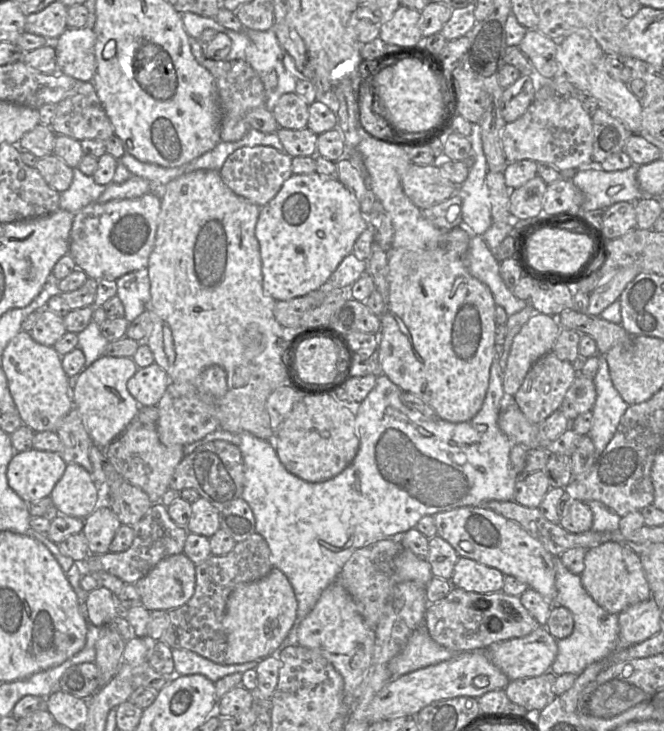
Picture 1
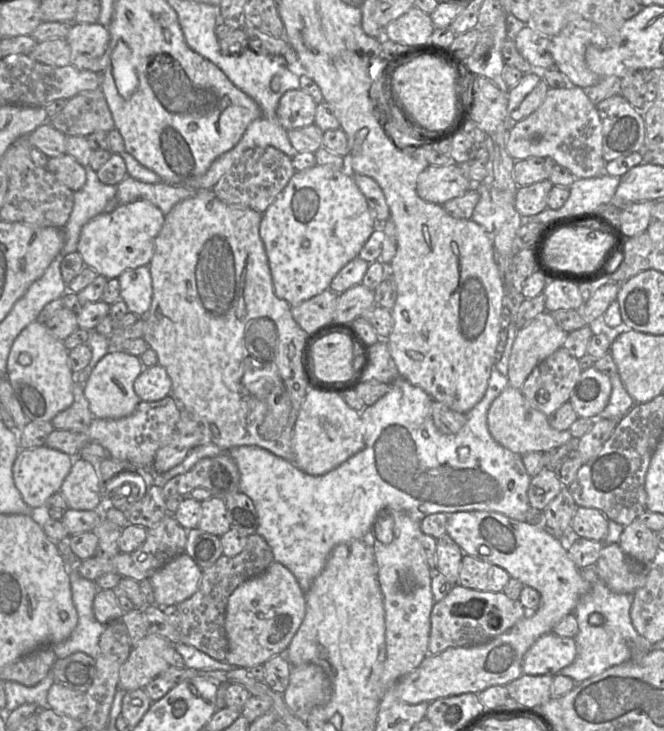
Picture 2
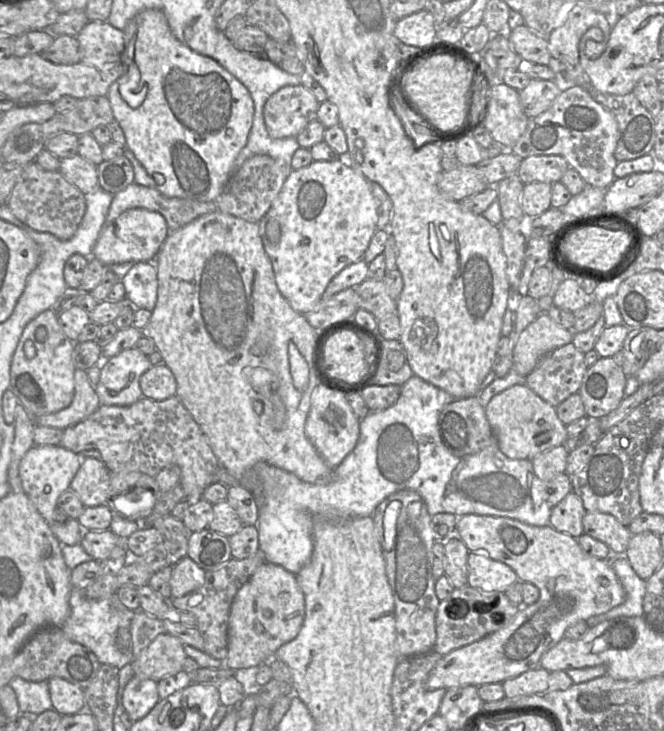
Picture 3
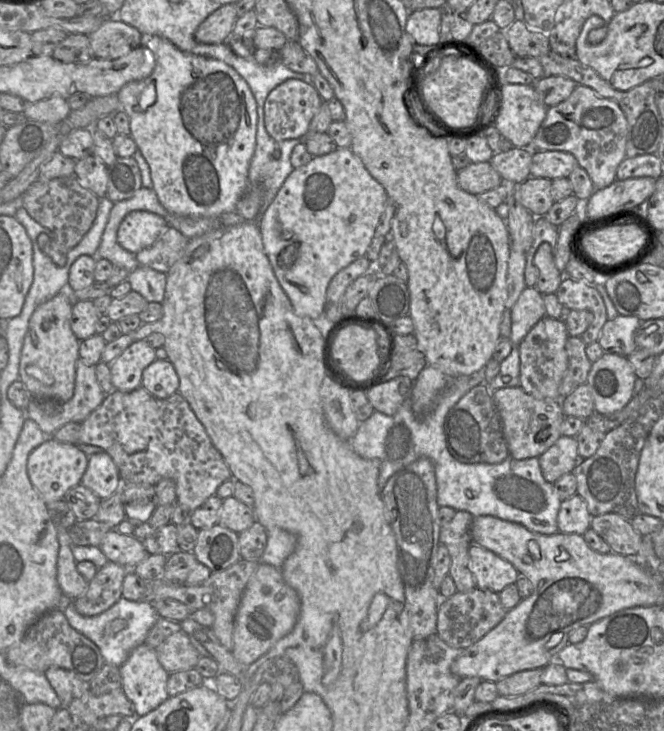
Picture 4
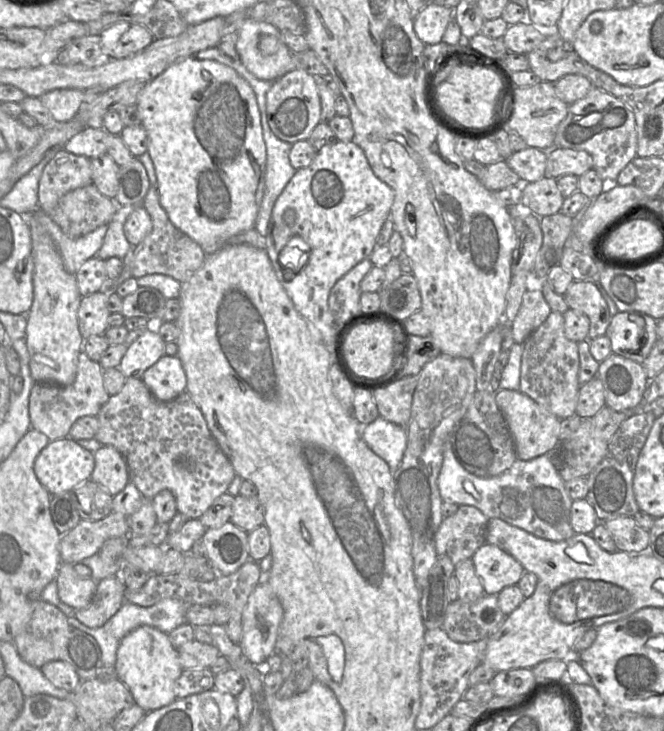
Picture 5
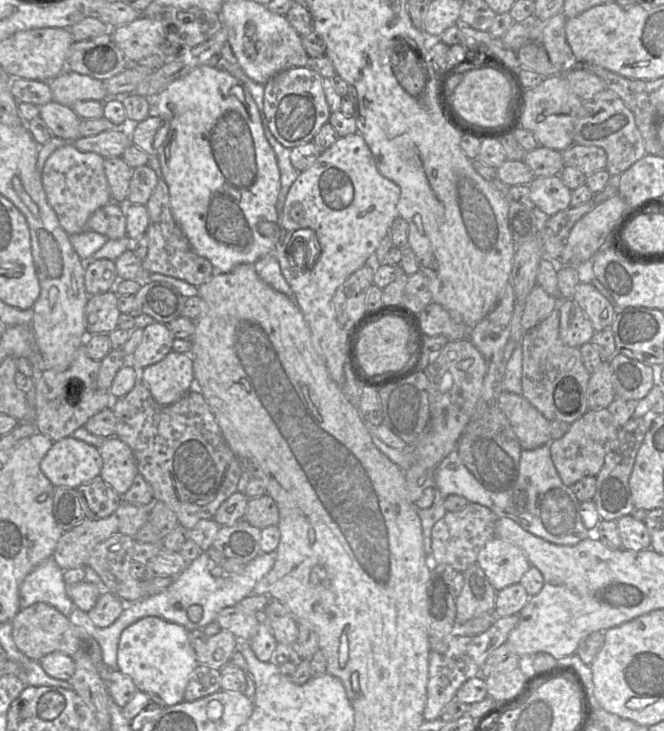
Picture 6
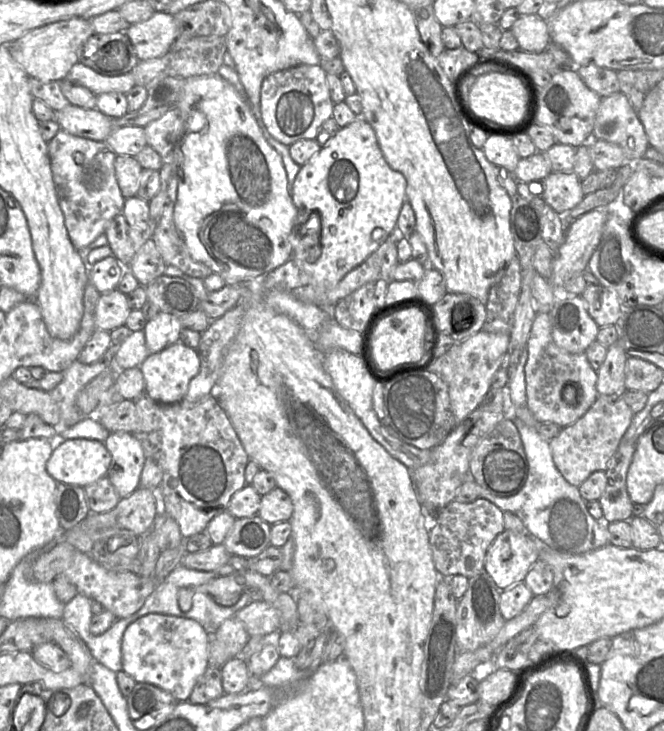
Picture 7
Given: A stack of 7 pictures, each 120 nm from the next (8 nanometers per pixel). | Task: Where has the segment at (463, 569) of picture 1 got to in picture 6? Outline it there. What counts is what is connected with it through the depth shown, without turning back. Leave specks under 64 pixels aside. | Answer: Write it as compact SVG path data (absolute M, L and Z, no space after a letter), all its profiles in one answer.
M494 537L481 549L476 564L497 592L519 583L531 567L519 547L498 537Z

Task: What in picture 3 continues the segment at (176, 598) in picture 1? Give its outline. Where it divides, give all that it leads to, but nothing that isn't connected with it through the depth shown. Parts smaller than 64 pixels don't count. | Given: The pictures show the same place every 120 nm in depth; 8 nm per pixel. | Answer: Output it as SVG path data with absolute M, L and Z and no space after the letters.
M183 557L172 567L171 597L182 597L200 588L204 583L205 572L191 558Z

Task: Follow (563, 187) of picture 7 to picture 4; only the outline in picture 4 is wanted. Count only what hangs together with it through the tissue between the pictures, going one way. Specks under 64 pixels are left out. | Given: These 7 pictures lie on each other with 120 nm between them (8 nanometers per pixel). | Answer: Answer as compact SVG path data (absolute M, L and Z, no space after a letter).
M530 176L518 185L520 203L533 216L544 216L555 202L551 185L552 180Z

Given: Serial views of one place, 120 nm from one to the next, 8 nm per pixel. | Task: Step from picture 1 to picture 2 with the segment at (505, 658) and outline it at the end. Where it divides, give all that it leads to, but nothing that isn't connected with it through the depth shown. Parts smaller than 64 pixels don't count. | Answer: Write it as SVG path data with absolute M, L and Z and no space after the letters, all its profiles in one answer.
M549 632L539 637L524 655L522 672L528 675L556 675L577 656L575 639Z

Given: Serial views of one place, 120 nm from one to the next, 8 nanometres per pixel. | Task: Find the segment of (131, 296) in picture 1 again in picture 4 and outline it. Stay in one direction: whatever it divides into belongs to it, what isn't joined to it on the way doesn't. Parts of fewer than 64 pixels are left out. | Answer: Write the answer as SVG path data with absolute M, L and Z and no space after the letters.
M137 266L130 271L127 281L131 290L139 293L147 302L162 303L165 295L166 273L146 266Z

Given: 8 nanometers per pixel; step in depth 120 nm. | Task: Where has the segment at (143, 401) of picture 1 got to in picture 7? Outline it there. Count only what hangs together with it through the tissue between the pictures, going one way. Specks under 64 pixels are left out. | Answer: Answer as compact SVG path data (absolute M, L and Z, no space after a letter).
M181 341L148 357L139 366L145 380L145 393L160 404L175 404L181 402L188 390L190 381L200 369L200 358L196 349Z

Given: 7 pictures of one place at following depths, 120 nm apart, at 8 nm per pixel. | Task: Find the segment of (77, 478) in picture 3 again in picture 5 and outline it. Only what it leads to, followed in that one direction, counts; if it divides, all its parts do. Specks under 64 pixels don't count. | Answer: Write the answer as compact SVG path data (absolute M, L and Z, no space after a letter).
M103 445L94 453L95 466L90 480L106 489L112 496L130 482L129 471L122 454L113 446Z

